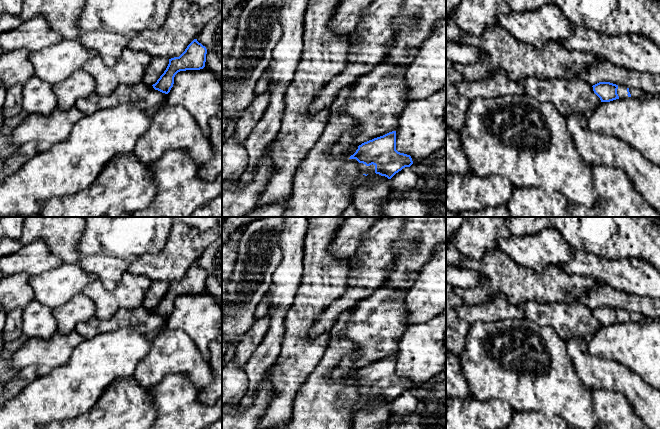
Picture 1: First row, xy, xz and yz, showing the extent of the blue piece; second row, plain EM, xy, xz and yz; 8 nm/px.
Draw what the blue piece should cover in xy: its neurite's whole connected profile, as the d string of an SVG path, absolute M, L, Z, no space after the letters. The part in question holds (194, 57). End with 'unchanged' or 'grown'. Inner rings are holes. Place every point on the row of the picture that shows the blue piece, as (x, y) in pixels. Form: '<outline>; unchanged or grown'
M194 39L179 56L169 59L169 64L153 88L168 94L173 87L174 77L180 71L200 70L205 67L207 49Z; unchanged

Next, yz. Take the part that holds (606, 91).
M599 82L592 87L601 102L610 102L628 97L639 98L645 95L645 92L638 88L627 88L626 86L616 85L610 82Z; grown

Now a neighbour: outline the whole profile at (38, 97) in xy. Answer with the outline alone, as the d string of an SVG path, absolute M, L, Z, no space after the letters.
M35 75L23 84L22 111L31 114L48 115L57 108L57 99L52 85Z

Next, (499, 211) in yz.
M506 206L486 207L479 211L464 211L456 217L511 217Z

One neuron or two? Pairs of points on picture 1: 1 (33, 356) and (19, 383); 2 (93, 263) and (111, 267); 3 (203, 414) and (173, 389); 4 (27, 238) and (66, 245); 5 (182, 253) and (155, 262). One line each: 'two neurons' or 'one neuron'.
1: two neurons
2: one neuron
3: one neuron
4: one neuron
5: one neuron

